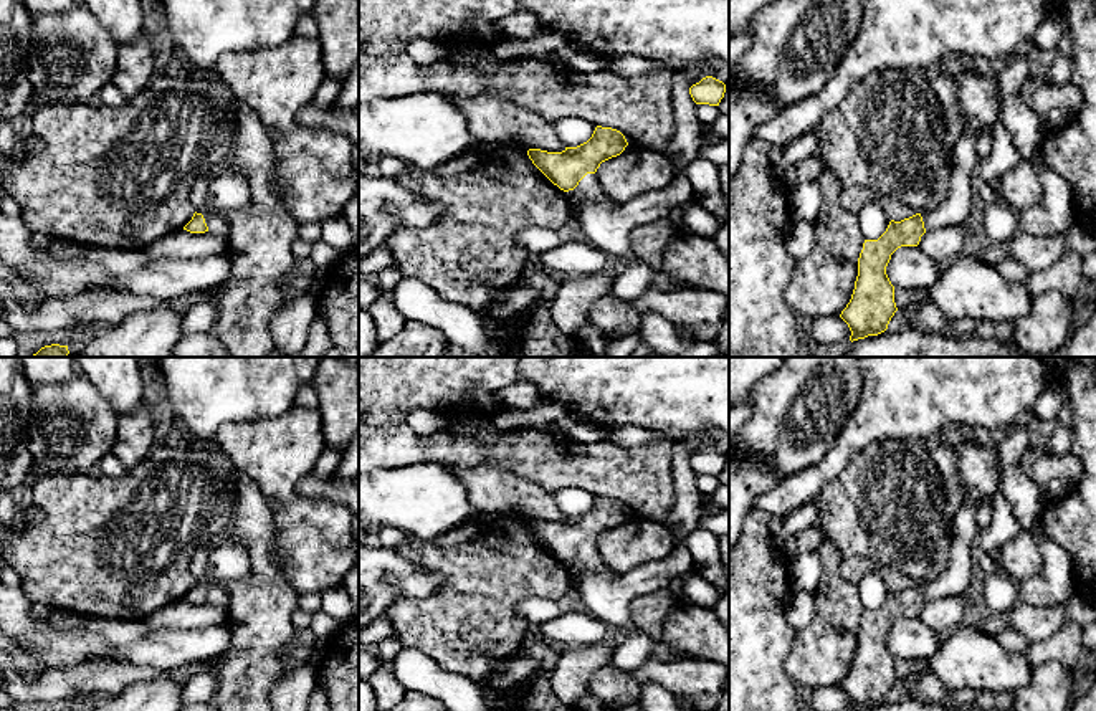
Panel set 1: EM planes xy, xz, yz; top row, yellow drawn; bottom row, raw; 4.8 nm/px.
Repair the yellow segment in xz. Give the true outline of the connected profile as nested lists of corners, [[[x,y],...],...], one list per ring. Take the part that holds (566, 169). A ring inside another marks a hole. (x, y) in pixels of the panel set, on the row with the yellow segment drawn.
[[[597,126],[592,137],[562,152],[529,149],[532,164],[560,190],[574,192],[579,202],[617,205],[602,190],[597,169],[602,162],[620,155],[628,146],[625,136],[612,127]]]

